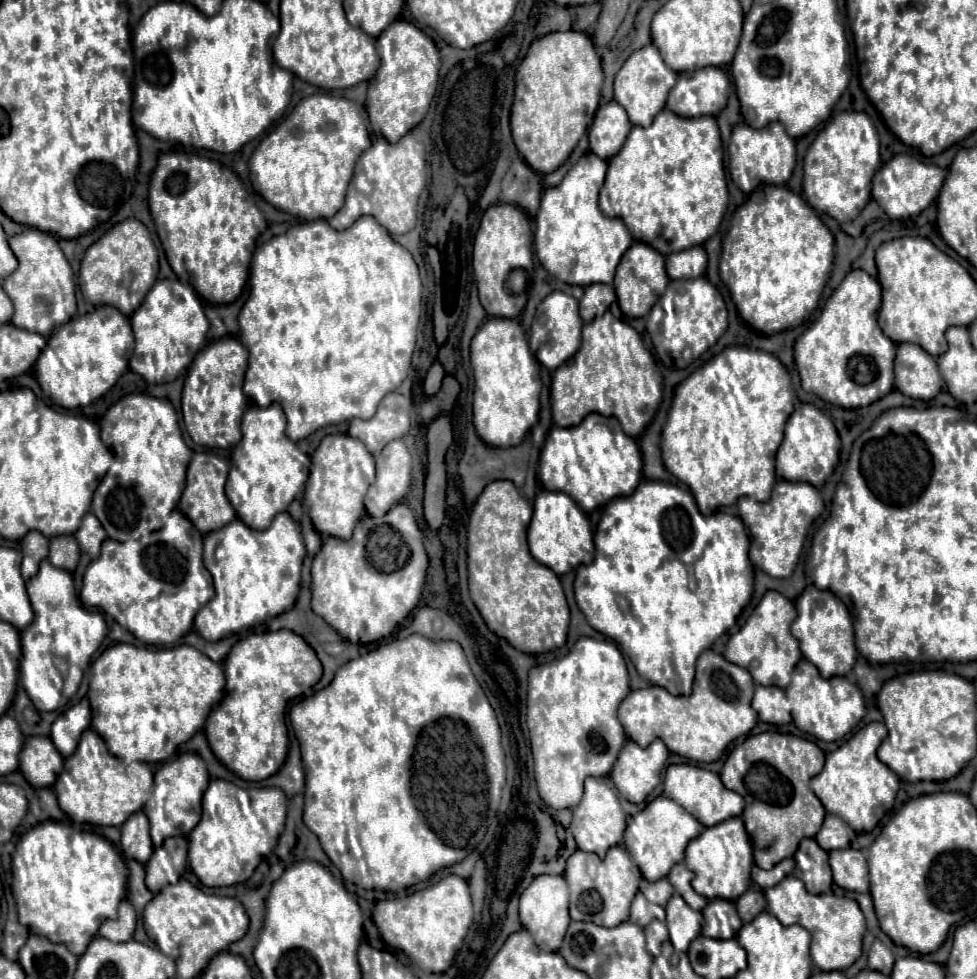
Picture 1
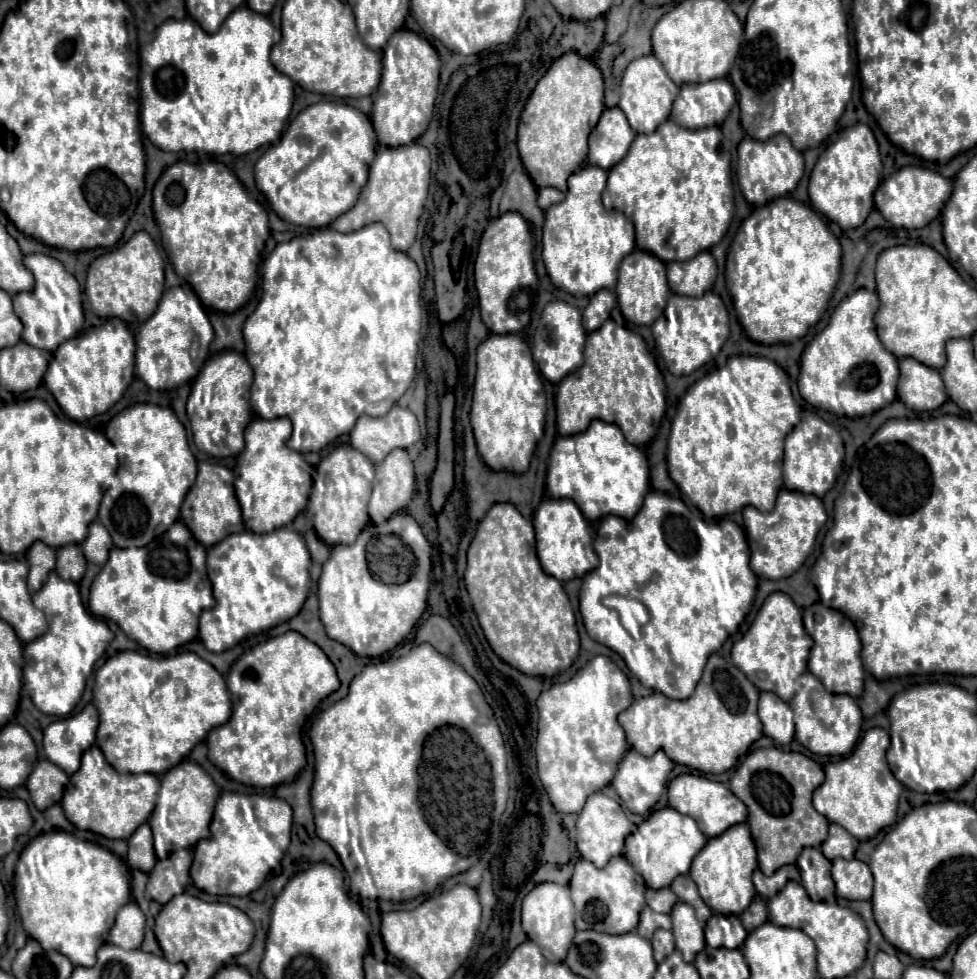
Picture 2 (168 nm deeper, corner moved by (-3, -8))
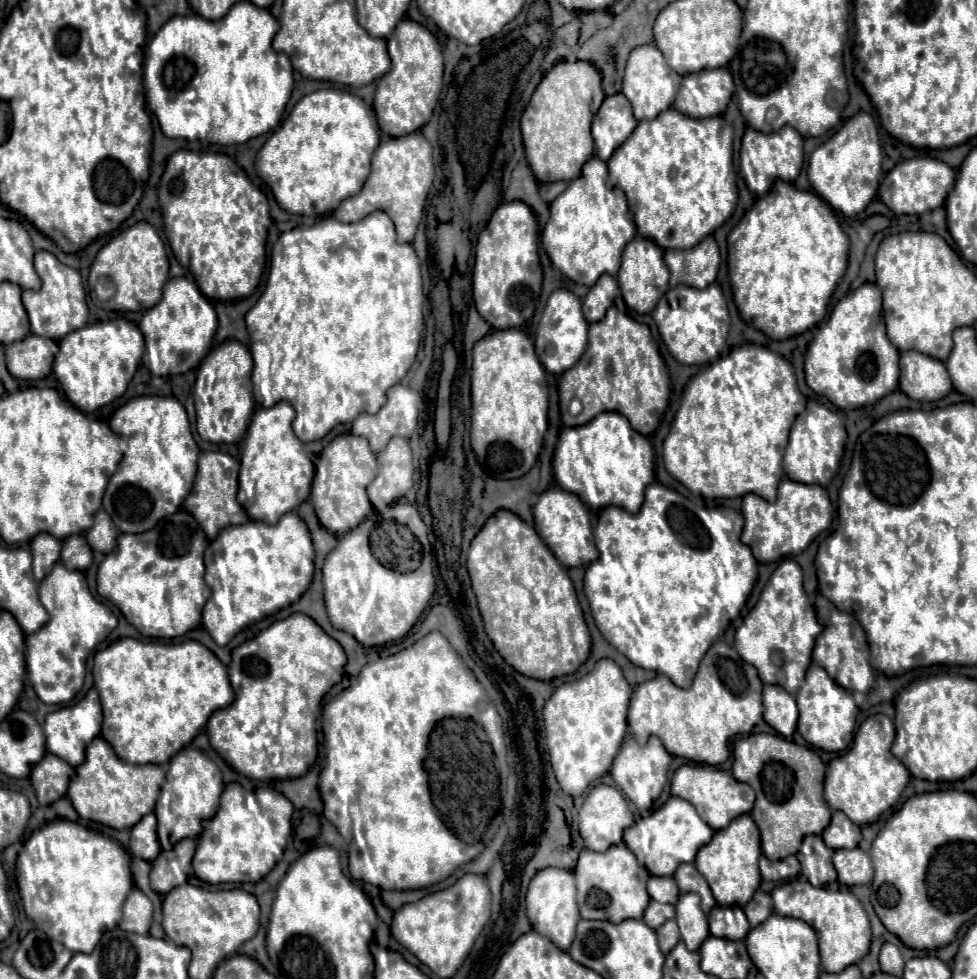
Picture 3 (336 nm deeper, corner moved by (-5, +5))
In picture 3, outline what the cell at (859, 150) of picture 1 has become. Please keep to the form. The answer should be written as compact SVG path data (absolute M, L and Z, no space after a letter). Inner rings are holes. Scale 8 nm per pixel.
M858 112L848 118L842 128L824 144L820 144L808 164L808 180L816 194L820 194L836 212L844 216L858 216L876 196L882 174L882 148L876 122L870 114Z

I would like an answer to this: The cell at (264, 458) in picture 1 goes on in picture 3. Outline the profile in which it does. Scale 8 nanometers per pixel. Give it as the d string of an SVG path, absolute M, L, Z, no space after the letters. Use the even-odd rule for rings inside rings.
M278 402L274 408L260 408L254 412L252 424L244 438L238 502L252 520L276 524L282 514L298 508L310 494L314 464L304 452L304 444L292 432L294 408Z

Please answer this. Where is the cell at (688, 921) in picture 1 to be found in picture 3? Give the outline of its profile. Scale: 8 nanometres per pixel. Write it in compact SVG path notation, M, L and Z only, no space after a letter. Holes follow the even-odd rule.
M694 892L680 894L676 904L676 922L680 926L682 940L690 950L698 950L700 944L710 936L708 920L700 910L700 900Z

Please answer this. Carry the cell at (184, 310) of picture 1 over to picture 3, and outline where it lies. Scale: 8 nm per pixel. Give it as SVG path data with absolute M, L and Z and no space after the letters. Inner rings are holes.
M186 276L170 278L164 286L162 300L146 310L140 320L140 330L146 342L142 356L144 366L156 376L174 376L198 368L202 358L208 354L216 326L218 320L214 306L206 296L202 296L202 292L198 292L198 284Z

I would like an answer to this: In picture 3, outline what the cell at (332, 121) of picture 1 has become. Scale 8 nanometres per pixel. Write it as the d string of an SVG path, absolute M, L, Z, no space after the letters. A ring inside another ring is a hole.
M328 88L316 90L304 96L290 116L280 124L278 130L266 140L256 156L256 172L258 176L270 186L276 202L290 214L304 214L304 216L323 216L338 208L338 204L360 192L362 184L370 174L370 158L380 143L380 132L372 110L356 96Z

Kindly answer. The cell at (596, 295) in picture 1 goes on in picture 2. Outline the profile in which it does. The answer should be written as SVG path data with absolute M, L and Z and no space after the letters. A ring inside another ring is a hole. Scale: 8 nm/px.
M602 289L596 295L592 295L588 307L582 313L584 329L588 333L600 329L600 325L610 317L610 311L614 309L614 305L616 305L616 293L608 291L608 289Z

